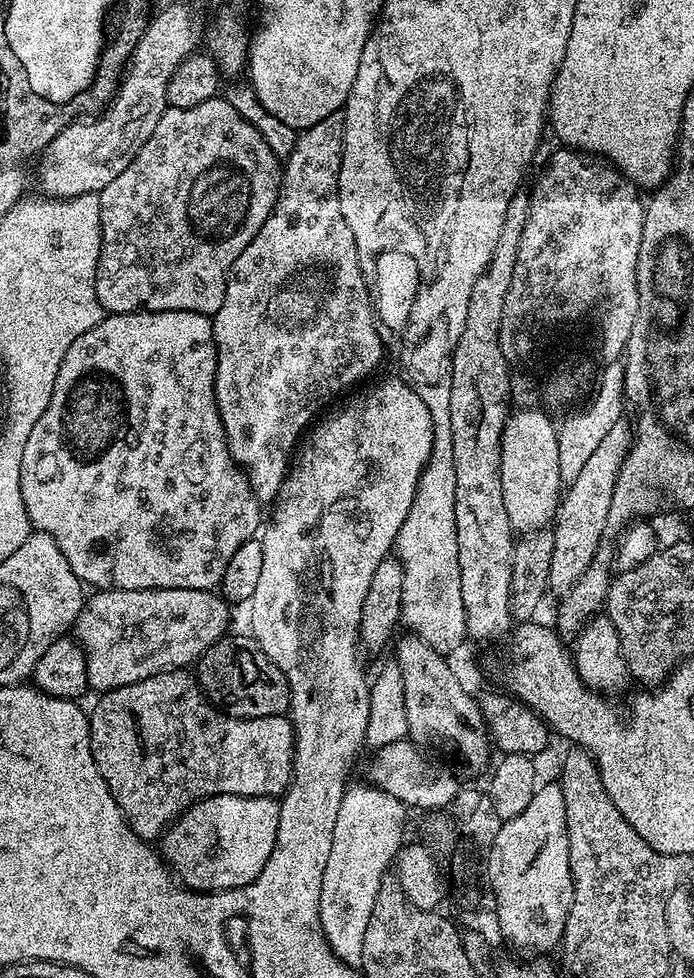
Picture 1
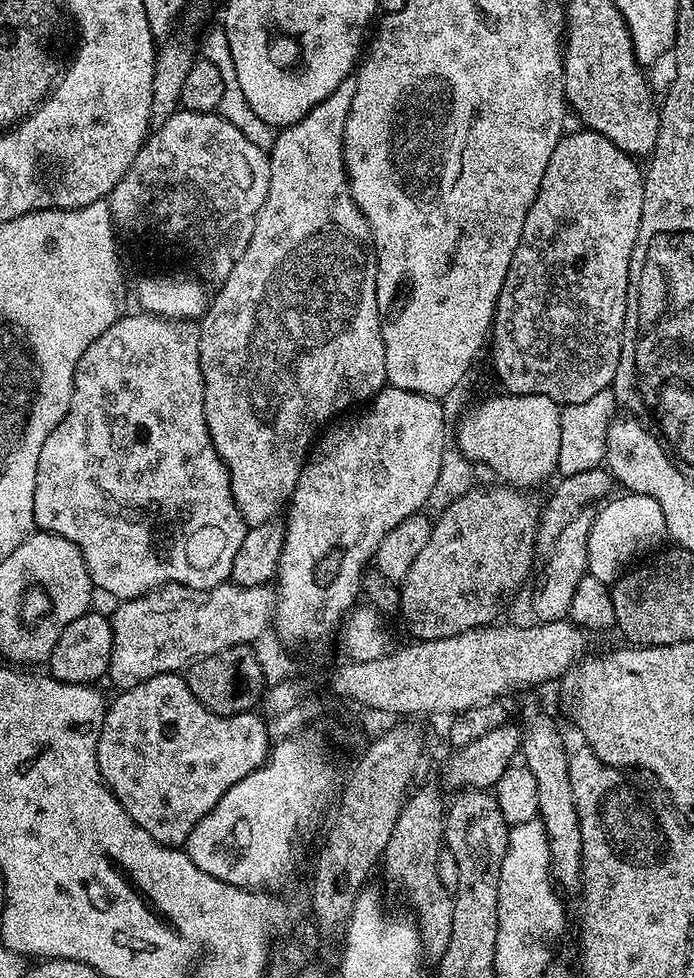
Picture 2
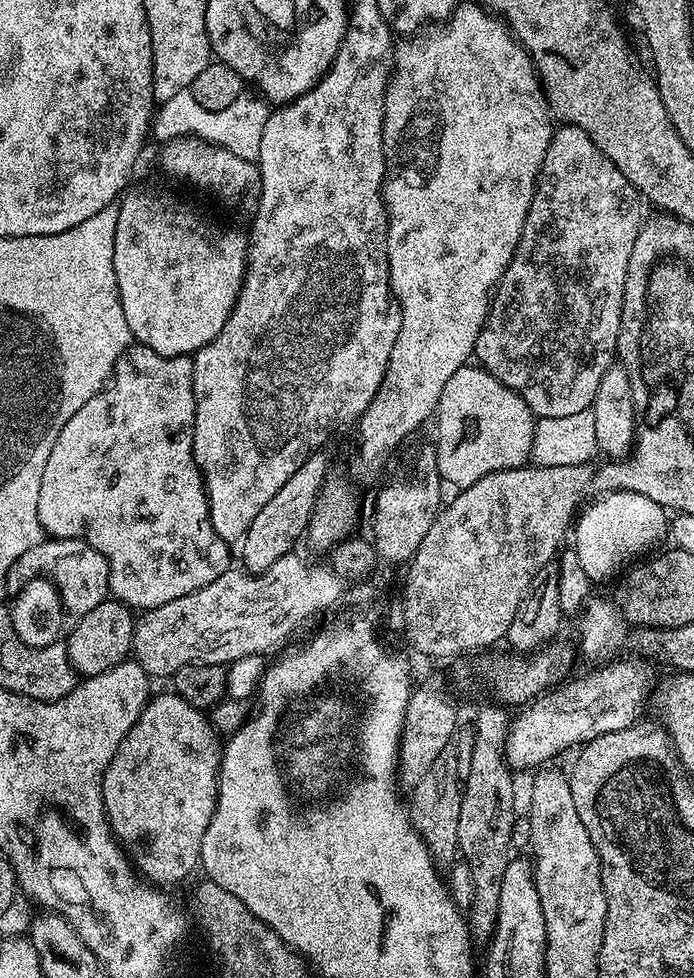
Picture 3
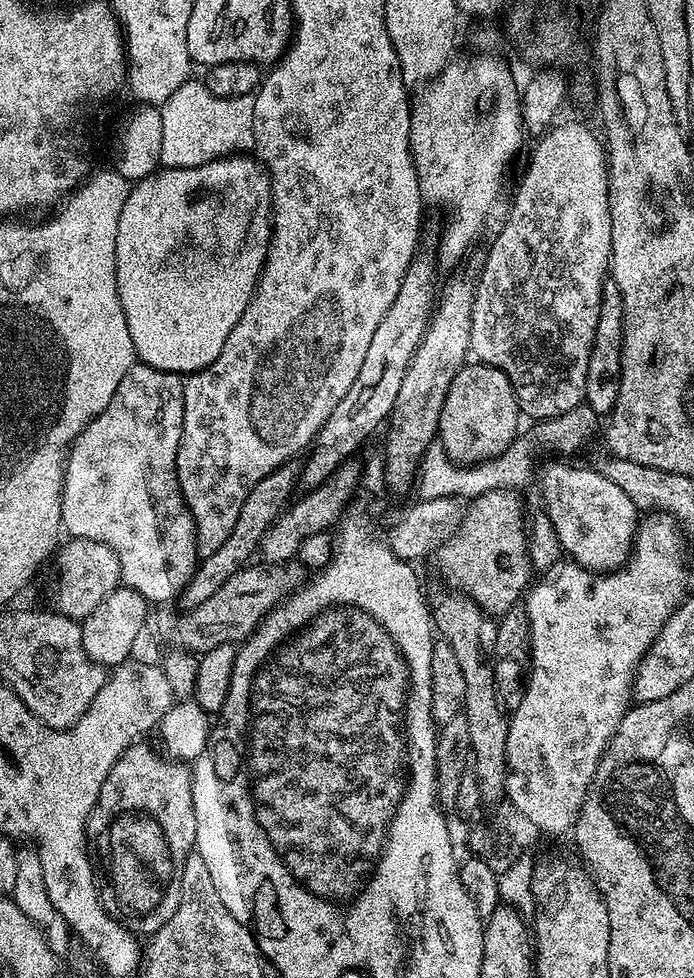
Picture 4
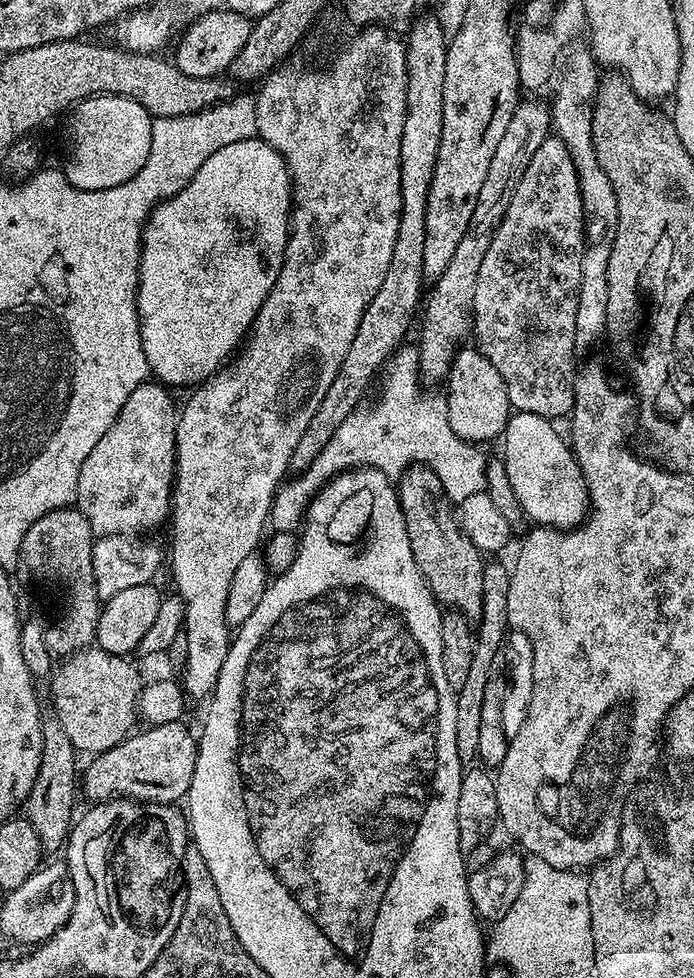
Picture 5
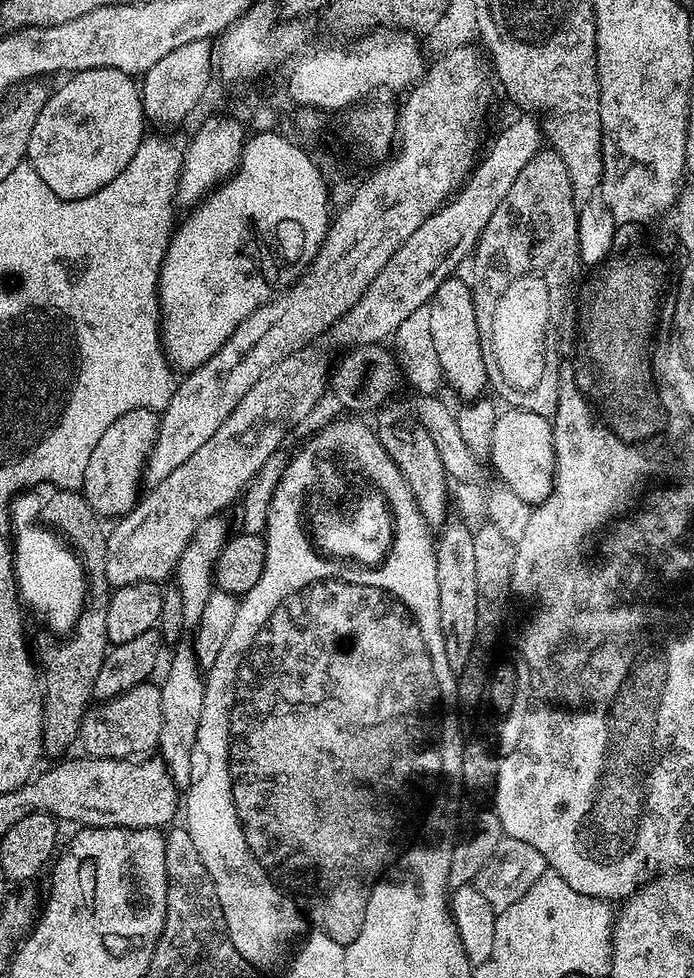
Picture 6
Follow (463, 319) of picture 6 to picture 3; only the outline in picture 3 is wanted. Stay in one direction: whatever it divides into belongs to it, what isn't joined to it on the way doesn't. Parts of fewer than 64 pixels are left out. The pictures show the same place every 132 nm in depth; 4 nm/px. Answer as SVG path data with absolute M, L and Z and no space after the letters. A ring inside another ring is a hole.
M465 366L442 386L440 401L434 413L436 424L436 461L440 471L440 479L445 485L457 484L457 489L464 489L478 482L484 475L496 471L508 471L529 463L534 442L534 430L537 417L533 416L530 406L522 402L522 398L514 390L502 386L498 378L479 366Z

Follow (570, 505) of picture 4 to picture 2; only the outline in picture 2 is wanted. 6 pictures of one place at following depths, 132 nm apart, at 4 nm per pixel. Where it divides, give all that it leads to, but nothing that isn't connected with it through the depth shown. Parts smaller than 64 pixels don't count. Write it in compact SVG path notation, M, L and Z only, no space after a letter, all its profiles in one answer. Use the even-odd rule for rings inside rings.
M635 494L622 495L624 496L617 495L609 499L603 505L605 508L600 513L595 513L590 530L588 575L609 586L620 579L625 569L635 565L639 556L652 551L655 553L661 547L659 544L665 543L668 534L662 509L654 498Z

